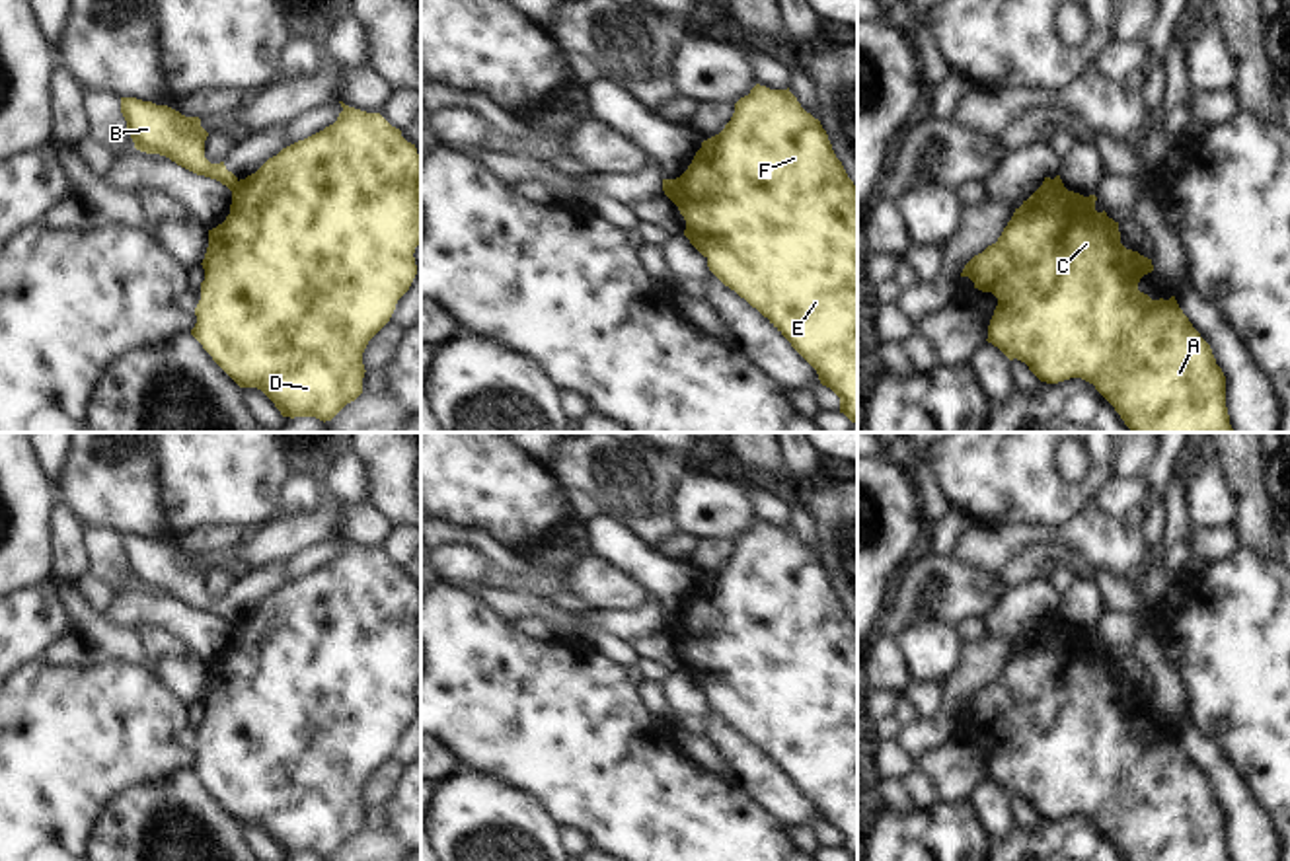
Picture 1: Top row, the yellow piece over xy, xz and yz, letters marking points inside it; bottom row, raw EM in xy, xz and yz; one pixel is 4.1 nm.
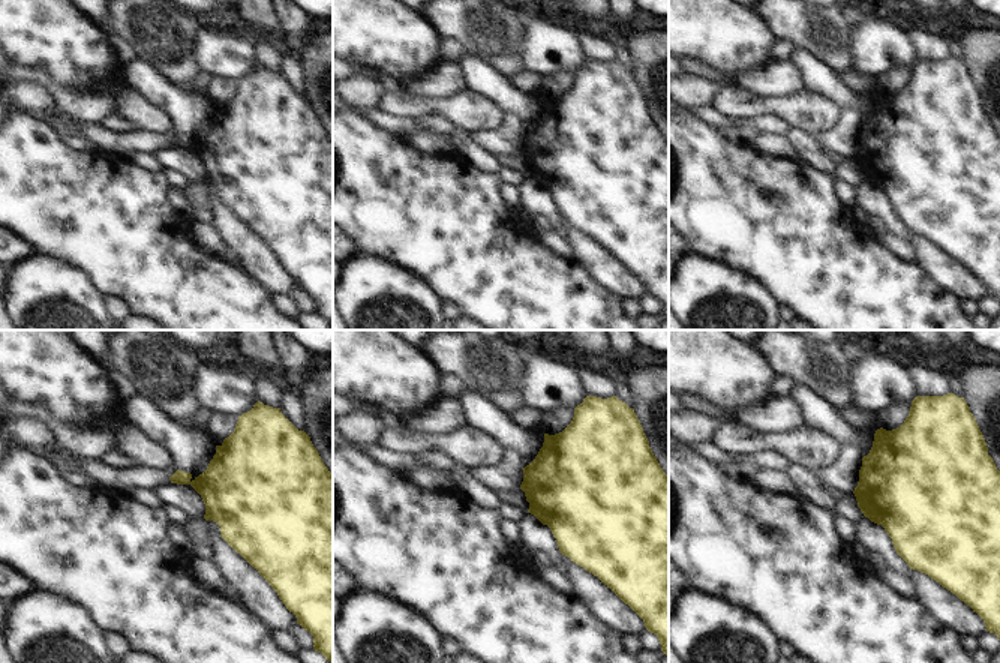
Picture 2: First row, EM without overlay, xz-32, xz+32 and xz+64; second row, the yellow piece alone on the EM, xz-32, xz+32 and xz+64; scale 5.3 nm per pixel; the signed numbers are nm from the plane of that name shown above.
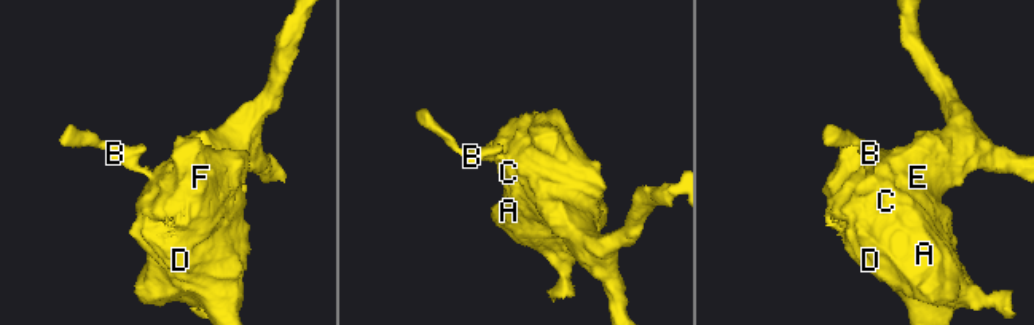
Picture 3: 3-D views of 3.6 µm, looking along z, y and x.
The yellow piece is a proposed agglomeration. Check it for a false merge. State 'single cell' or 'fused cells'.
fused cells

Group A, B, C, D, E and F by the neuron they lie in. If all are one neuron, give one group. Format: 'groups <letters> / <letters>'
groups A C D E F / B

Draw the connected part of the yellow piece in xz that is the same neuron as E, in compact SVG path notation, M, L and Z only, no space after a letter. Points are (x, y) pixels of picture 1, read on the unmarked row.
M756 520L735 540L725 565L703 577L688 606L672 616L666 633L686 656L684 672L707 695L709 707L791 779L840 834L840 849L857 859L857 623L820 557L787 526Z

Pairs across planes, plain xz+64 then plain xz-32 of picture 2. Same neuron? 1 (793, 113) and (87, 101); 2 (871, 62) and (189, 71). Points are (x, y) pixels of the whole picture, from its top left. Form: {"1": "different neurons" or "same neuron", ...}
{"1": "different neurons", "2": "different neurons"}

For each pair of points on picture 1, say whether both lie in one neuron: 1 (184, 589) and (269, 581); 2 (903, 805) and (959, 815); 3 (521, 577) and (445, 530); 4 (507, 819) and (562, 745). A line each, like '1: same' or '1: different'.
1: same
2: different
3: same
4: different

